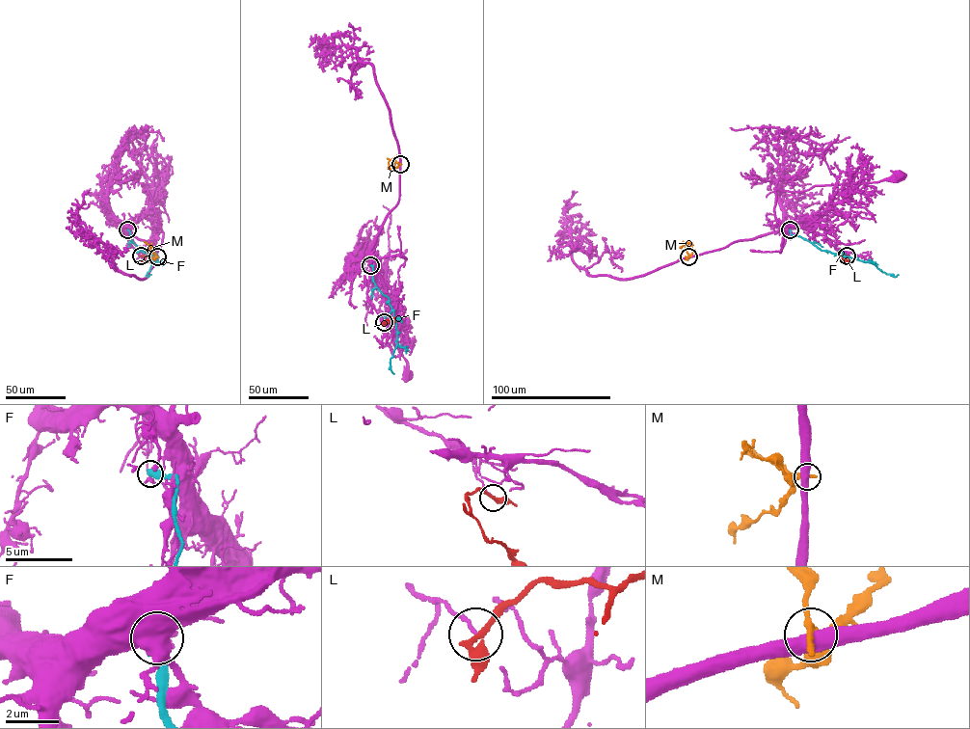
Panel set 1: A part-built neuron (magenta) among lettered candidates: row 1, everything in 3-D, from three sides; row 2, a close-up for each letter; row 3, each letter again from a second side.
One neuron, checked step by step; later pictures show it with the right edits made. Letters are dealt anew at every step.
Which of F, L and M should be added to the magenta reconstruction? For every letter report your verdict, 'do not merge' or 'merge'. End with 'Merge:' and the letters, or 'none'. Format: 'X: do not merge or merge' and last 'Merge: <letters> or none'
F: do not merge
L: do not merge
M: do not merge
Merge: none

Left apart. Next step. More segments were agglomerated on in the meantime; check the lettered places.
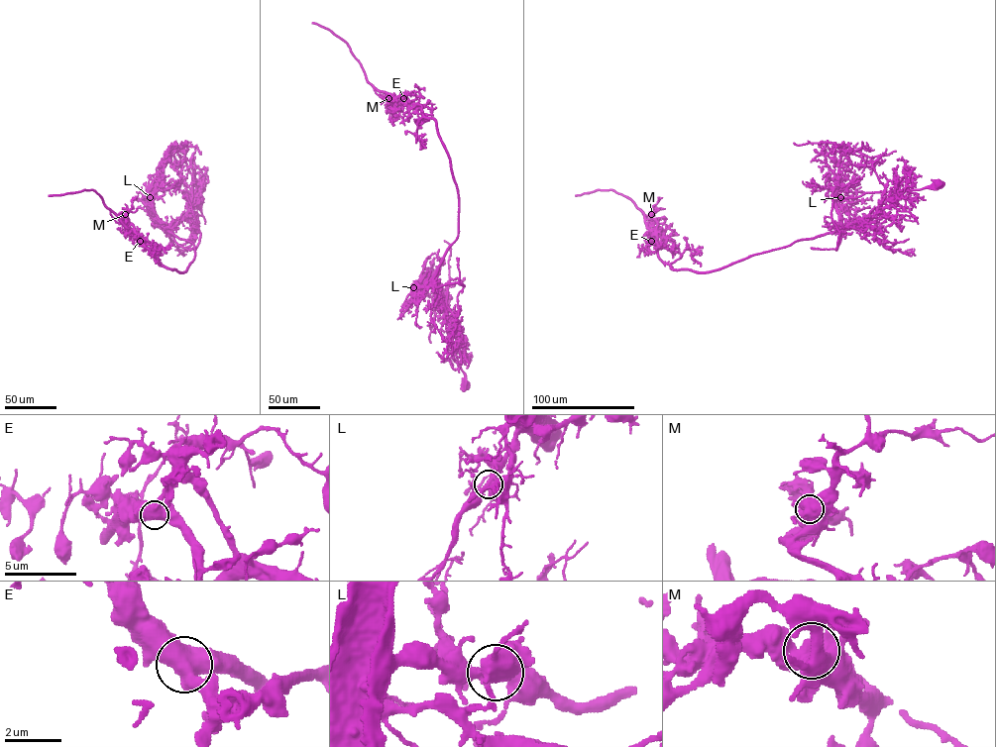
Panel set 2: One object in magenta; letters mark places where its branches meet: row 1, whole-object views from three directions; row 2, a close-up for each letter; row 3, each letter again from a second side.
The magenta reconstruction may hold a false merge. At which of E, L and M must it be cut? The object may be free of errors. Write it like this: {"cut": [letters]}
{"cut": ["M"]}

